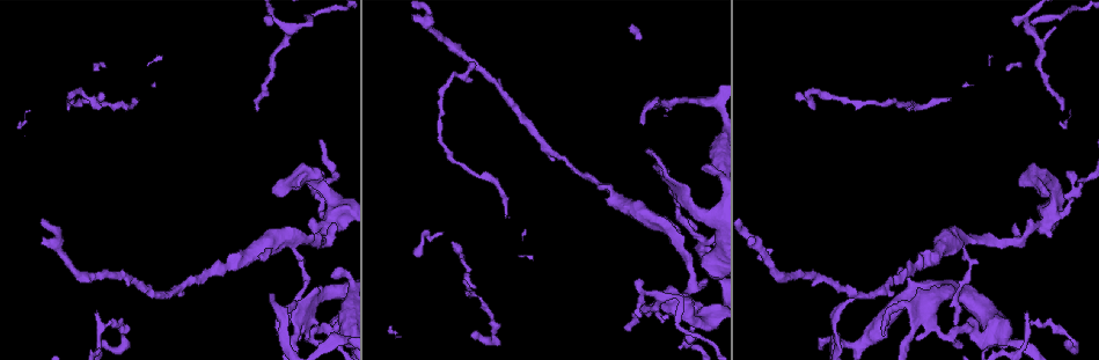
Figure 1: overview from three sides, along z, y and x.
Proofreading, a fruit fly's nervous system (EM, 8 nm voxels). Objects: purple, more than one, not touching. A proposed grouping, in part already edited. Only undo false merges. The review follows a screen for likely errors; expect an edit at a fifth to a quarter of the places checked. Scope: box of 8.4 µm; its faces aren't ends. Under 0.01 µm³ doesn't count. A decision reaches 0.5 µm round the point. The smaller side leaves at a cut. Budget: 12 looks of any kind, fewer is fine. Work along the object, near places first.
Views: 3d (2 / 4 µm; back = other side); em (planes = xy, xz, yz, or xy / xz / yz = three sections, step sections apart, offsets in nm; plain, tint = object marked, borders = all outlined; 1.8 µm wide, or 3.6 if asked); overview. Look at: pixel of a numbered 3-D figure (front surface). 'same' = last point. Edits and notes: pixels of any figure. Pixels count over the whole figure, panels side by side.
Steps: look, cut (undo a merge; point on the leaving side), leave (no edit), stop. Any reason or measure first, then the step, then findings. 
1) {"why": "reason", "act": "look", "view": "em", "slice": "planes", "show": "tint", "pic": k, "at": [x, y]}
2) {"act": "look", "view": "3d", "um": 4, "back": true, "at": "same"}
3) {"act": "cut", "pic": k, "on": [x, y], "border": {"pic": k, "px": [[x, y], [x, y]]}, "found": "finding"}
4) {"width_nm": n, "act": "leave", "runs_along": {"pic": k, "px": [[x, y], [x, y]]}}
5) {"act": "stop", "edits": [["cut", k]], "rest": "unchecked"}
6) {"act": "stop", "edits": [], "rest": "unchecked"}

{"why": "abrupt turn", "act": "look", "view": "em", "slice": "planes", "show": "tint", "pic": 1, "at": [79, 92]}

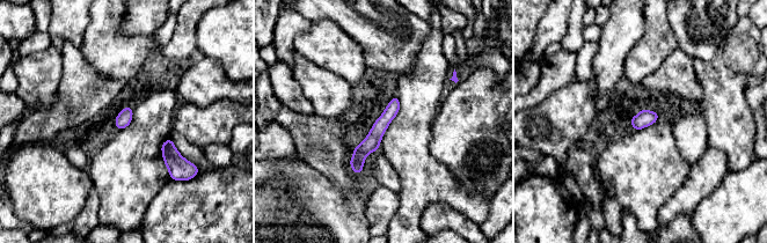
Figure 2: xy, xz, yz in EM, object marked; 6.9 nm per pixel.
{"width_nm": 100, "act": "leave", "runs_along": {"pic": 2, "px": [[395, 100], [359, 154], [357, 170]]}, "found": "one cell here"}

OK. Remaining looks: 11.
{"why": "sharp bend", "act": "look", "view": "em", "um": 3.6, "slice": "planes", "show": "plain", "pic": 1, "at": [125, 346]}

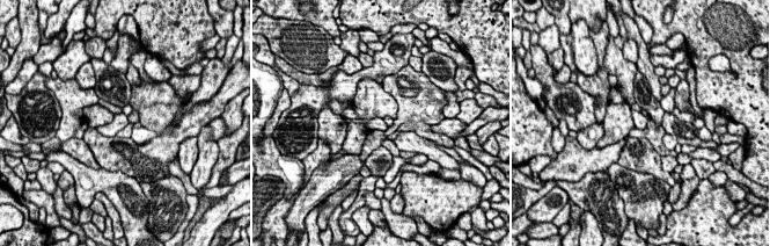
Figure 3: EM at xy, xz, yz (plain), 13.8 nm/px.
{"why": "with the object marked", "act": "look", "view": "em", "um": 3.6, "slice": "planes", "show": "tint", "at": "same"}

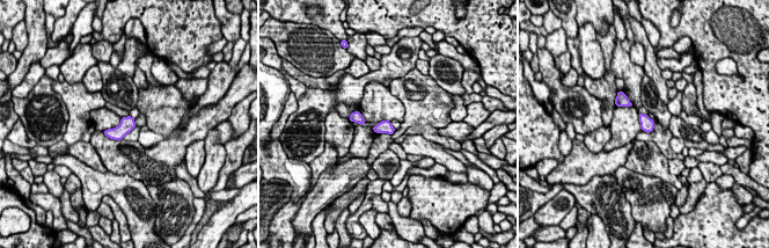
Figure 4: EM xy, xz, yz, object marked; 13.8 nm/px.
{"act": "leave", "found": "all the same cell"}

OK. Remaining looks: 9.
{"why": "sharp bend", "act": "look", "view": "3d", "um": 2, "pic": 1, "at": [704, 317]}

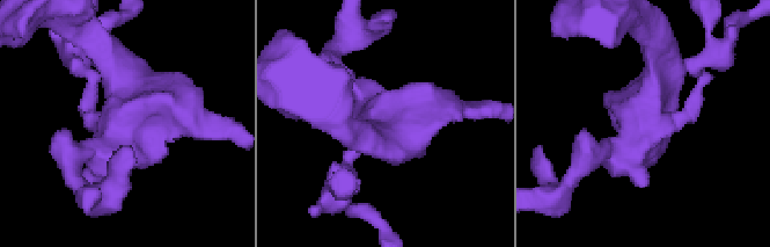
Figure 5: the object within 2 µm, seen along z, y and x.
{"why": "now the EM", "act": "look", "view": "em", "slice": "planes", "show": "plain", "pic": 5, "at": [642, 122]}

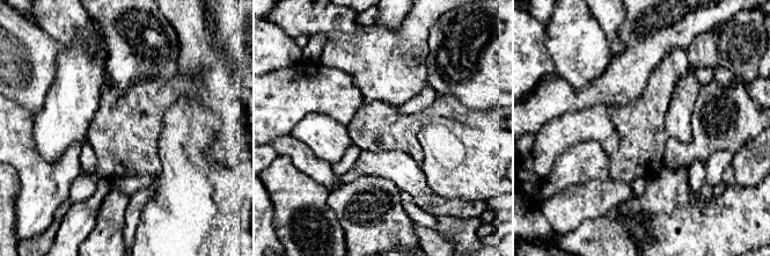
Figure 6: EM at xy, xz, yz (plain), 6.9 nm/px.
{"why": "where the object lies", "act": "look", "view": "em", "slice": "planes", "show": "tint", "at": "same"}

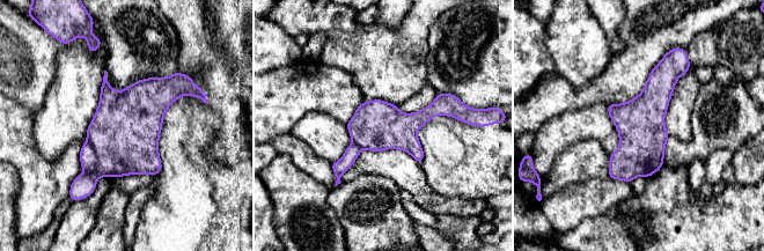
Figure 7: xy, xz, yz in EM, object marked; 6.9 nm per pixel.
{"act": "cut", "pic": 7, "on": [124, 133], "found": "a second cell is stuck on"}

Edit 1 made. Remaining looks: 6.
{"why": "thick turns thin", "act": "look", "view": "3d", "um": 2, "pic": 1, "at": [615, 197]}

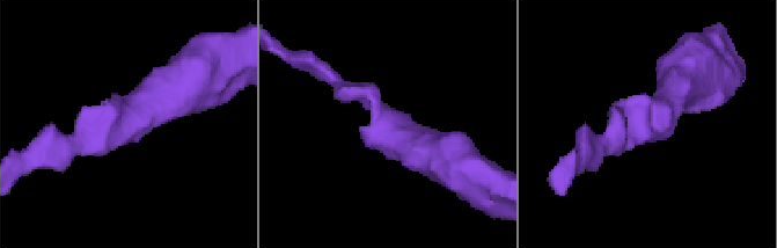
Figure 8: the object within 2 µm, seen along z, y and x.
{"act": "look", "view": "em", "um": 3.6, "slice": "planes", "show": "borders", "pic": 8, "at": [131, 125]}

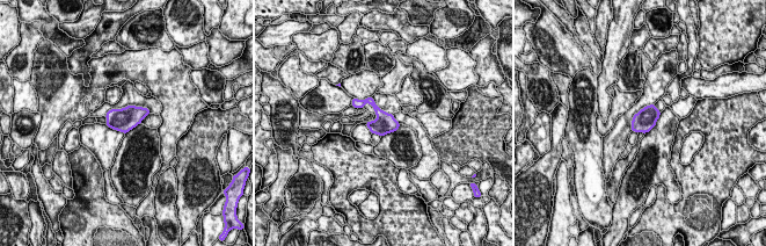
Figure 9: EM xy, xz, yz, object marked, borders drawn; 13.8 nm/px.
{"act": "leave", "found": "all the same cell"}

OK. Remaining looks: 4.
{"act": "stop", "edits": [["cut", 7]], "rest": "unchecked"}

